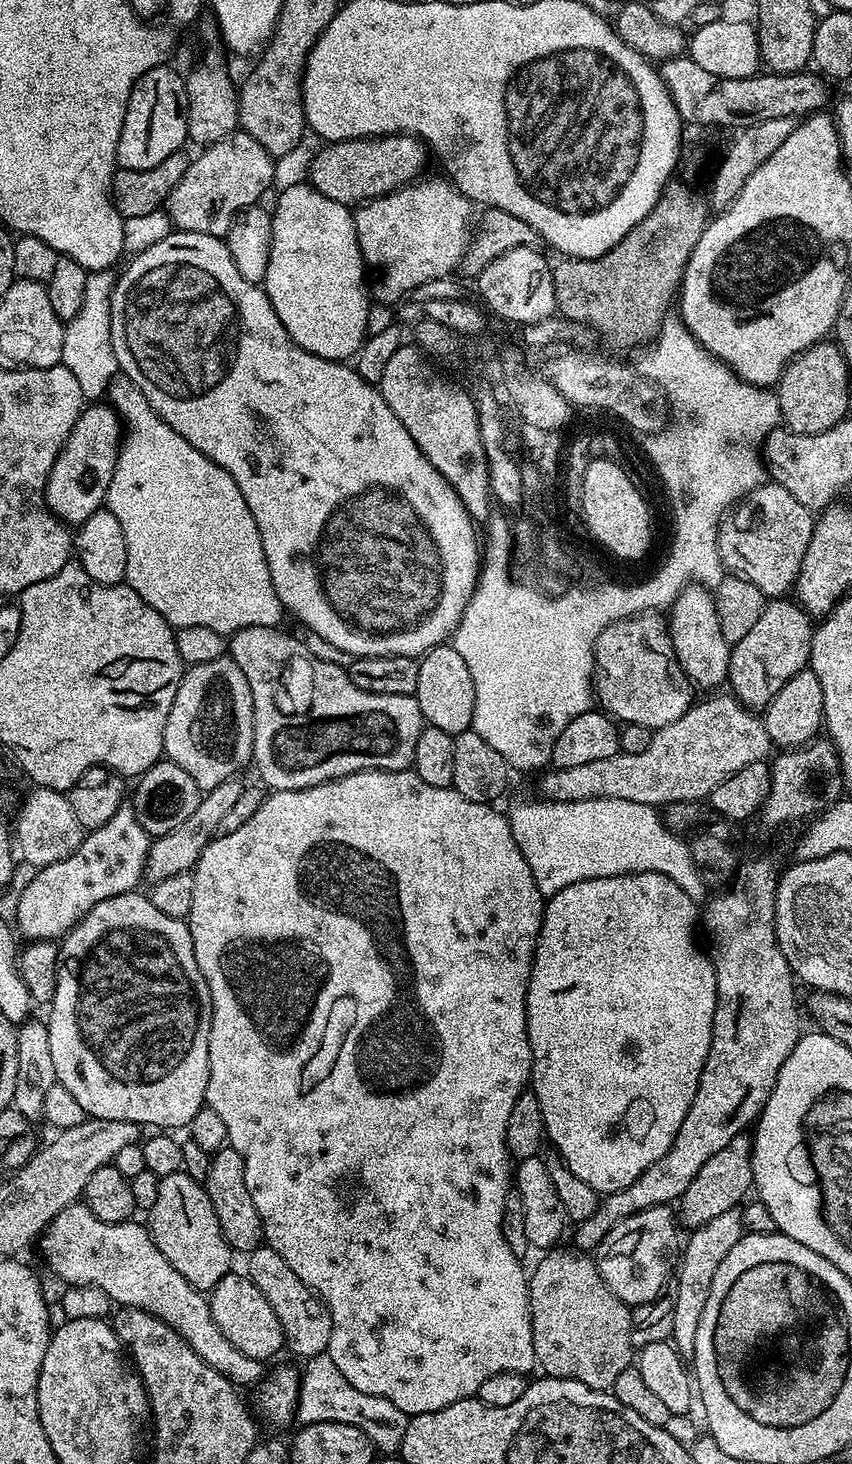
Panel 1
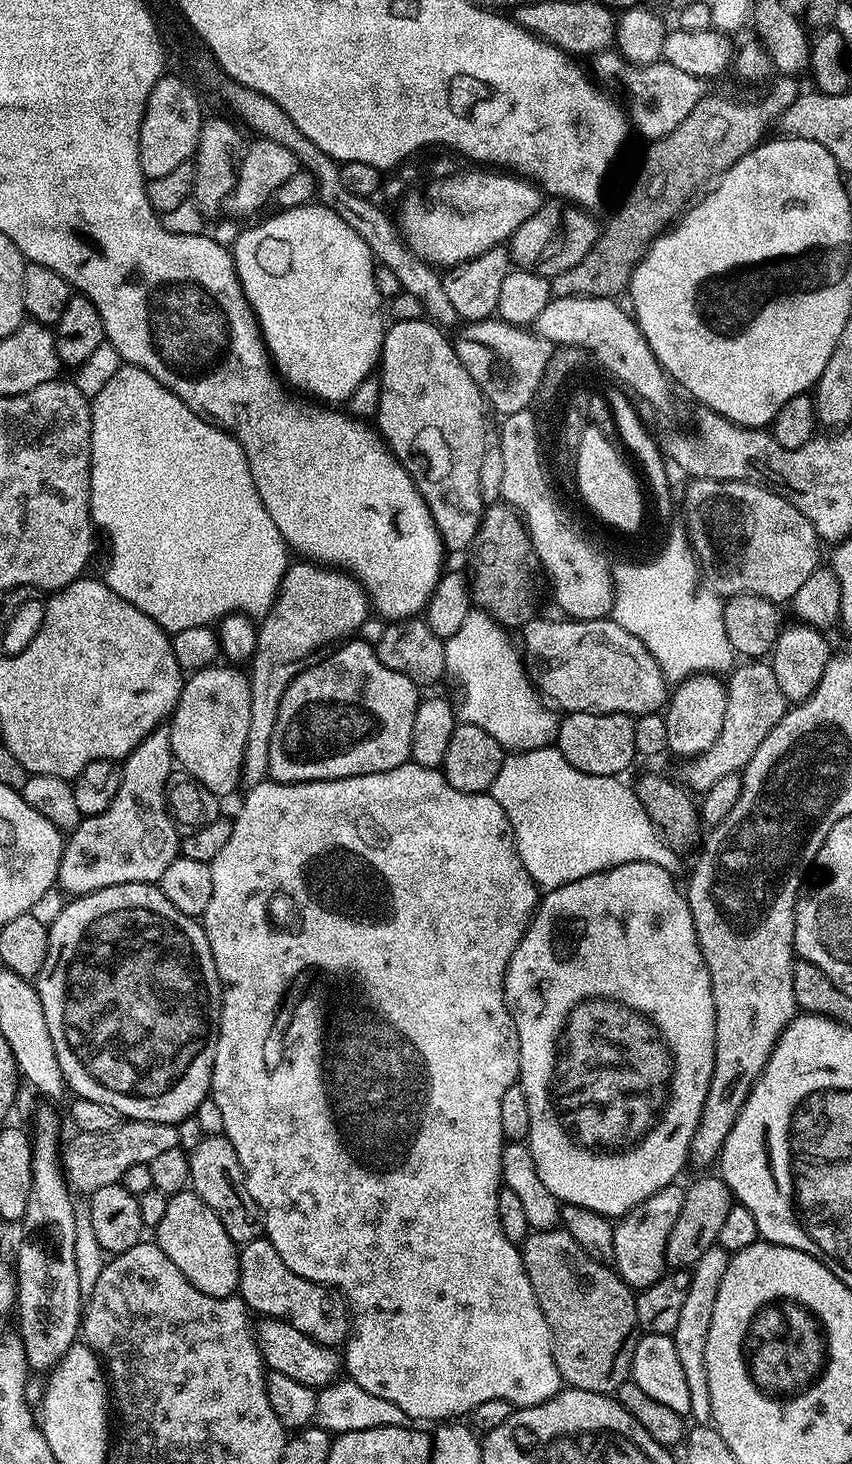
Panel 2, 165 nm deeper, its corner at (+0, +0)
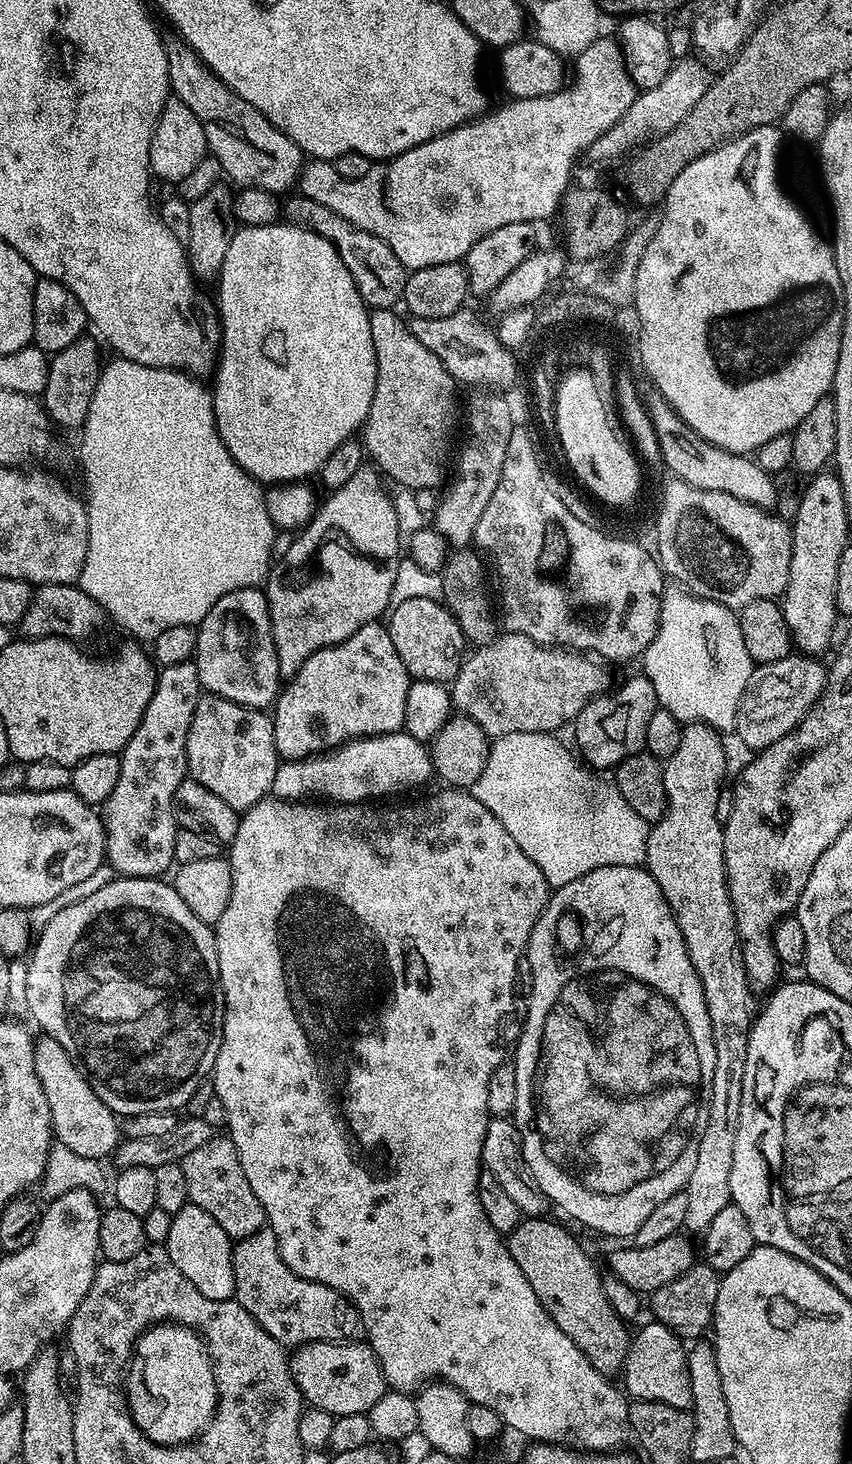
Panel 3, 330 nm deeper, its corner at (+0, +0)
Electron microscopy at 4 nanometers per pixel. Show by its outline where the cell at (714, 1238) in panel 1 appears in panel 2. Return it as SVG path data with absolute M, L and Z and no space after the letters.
M713 1246L706 1250L691 1269L692 1281L690 1290L686 1290L686 1303L678 1314L678 1326L674 1326L671 1338L674 1350L678 1350L678 1358L682 1362L682 1371L686 1374L686 1383L690 1389L690 1410L688 1416L696 1424L706 1424L712 1419L710 1406L710 1382L706 1378L706 1334L710 1334L710 1318L714 1318L714 1301L718 1298L718 1286L722 1286L722 1277L726 1274L726 1266L730 1253L724 1248Z

